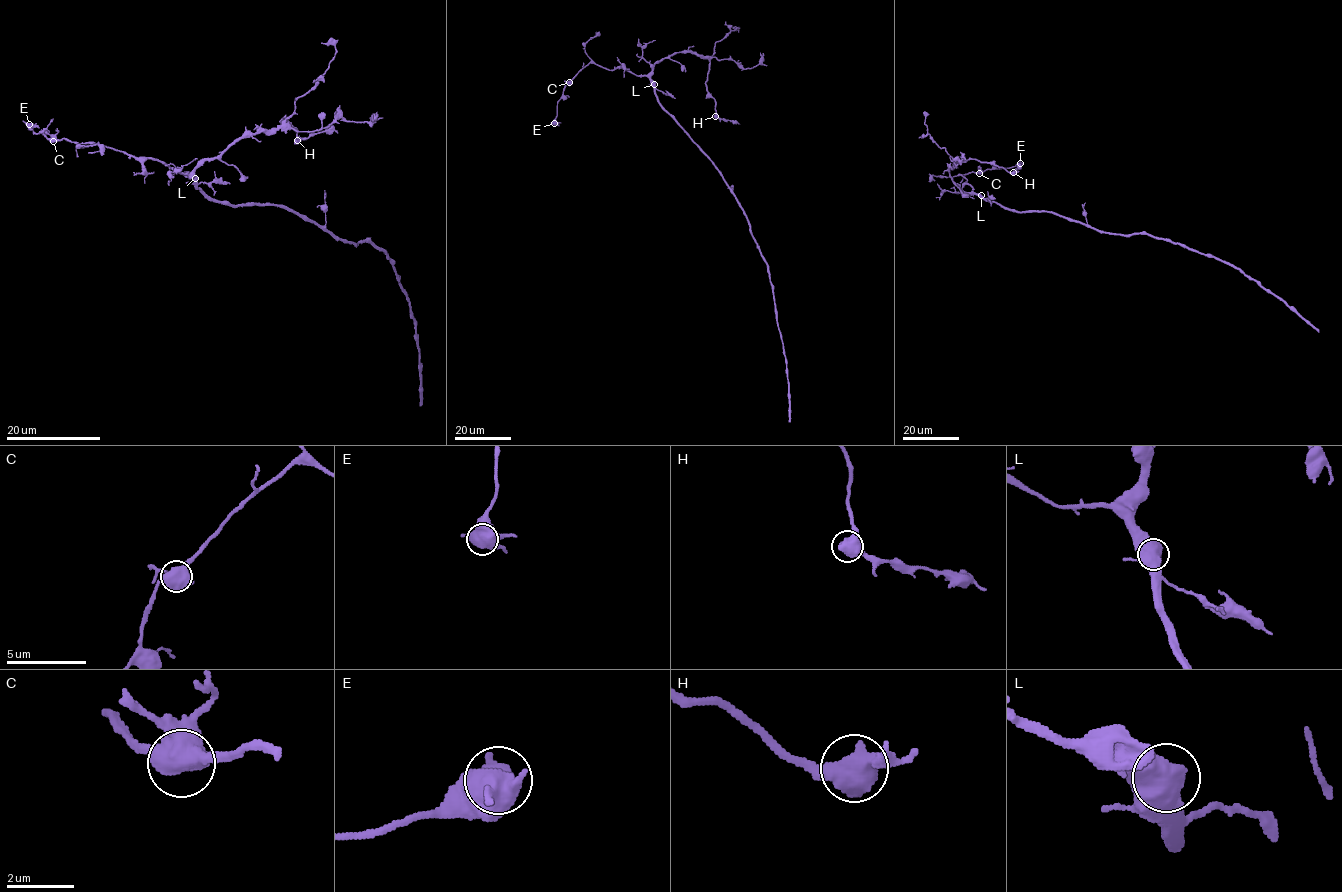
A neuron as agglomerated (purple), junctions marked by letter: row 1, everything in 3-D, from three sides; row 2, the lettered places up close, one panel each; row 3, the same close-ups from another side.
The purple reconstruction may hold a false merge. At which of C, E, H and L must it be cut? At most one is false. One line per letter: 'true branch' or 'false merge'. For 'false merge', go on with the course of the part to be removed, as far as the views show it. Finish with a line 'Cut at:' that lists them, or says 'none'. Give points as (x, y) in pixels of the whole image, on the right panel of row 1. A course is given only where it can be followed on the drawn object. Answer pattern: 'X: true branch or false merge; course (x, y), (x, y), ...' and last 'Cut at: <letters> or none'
C: true branch
E: true branch
H: true branch
L: true branch
Cut at: none

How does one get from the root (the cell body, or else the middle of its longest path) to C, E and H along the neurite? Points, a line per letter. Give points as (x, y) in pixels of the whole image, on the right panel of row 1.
C: (1070, 220), (1050, 212), (1015, 212), (996, 202), (984, 200), (972, 191), (960, 174), (979, 173)
E: (1070, 220), (1050, 212), (1015, 212), (996, 202), (984, 200), (972, 191), (960, 174), (1010, 168), (1020, 163)
H: (1070, 220), (1050, 212), (1012, 211), (964, 193), (952, 179), (949, 168), (957, 162), (976, 159), (1013, 172)

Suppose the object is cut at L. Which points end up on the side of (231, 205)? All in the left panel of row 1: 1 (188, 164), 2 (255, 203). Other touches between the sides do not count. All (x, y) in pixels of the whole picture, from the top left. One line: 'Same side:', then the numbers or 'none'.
Same side: 2

